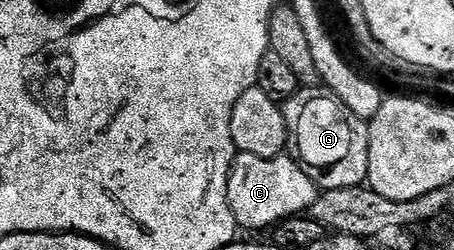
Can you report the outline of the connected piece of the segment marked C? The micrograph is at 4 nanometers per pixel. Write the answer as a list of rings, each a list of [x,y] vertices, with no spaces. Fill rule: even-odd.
[[[238,152],[229,172],[227,197],[231,211],[242,230],[268,230],[289,217],[308,214],[317,198],[319,186],[313,182],[305,166],[290,157],[282,155],[263,159],[259,155]]]

